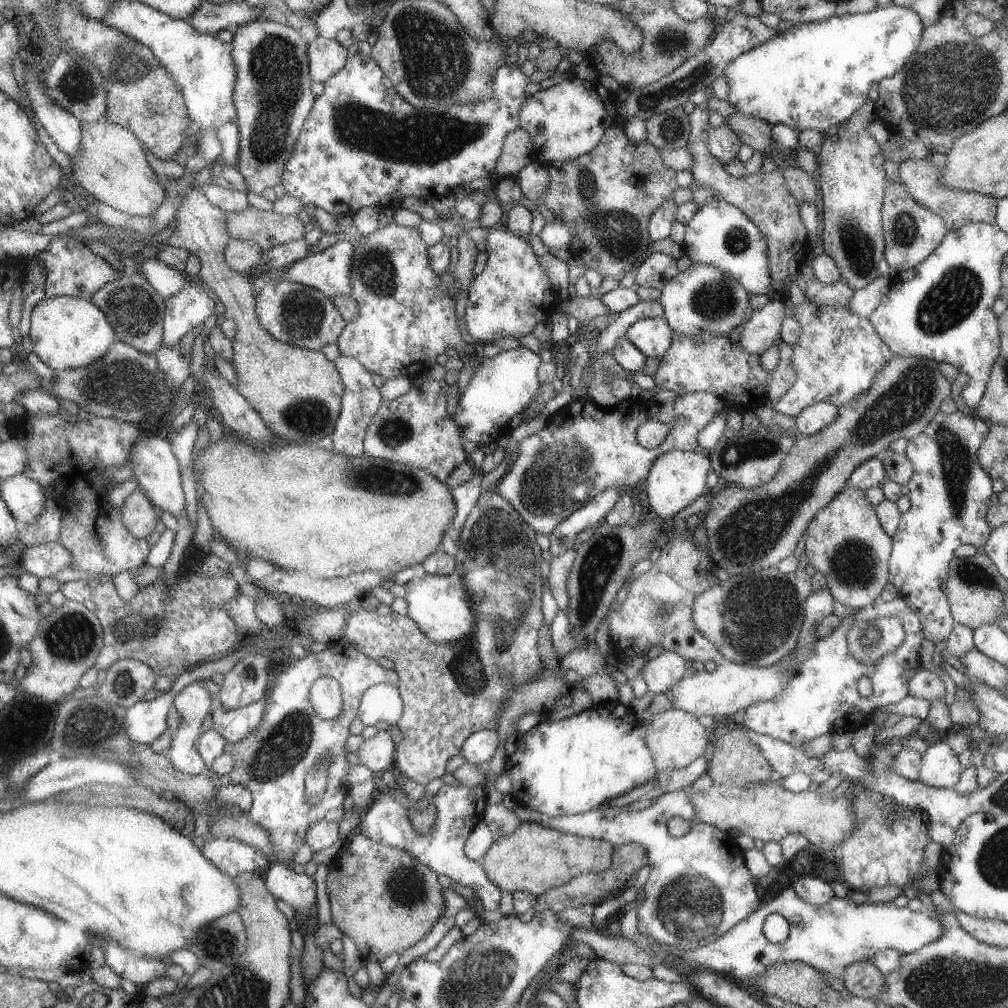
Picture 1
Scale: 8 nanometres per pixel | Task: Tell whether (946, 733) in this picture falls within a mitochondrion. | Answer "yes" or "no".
no

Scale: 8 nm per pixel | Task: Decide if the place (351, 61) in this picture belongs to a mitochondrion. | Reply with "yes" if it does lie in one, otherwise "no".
no

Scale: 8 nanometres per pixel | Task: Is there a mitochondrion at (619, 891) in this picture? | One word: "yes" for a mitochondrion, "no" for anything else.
no

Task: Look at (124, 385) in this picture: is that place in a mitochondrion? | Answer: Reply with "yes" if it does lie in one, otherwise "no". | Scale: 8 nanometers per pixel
yes

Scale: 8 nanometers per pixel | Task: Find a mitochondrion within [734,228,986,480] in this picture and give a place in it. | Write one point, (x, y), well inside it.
(956, 295)

